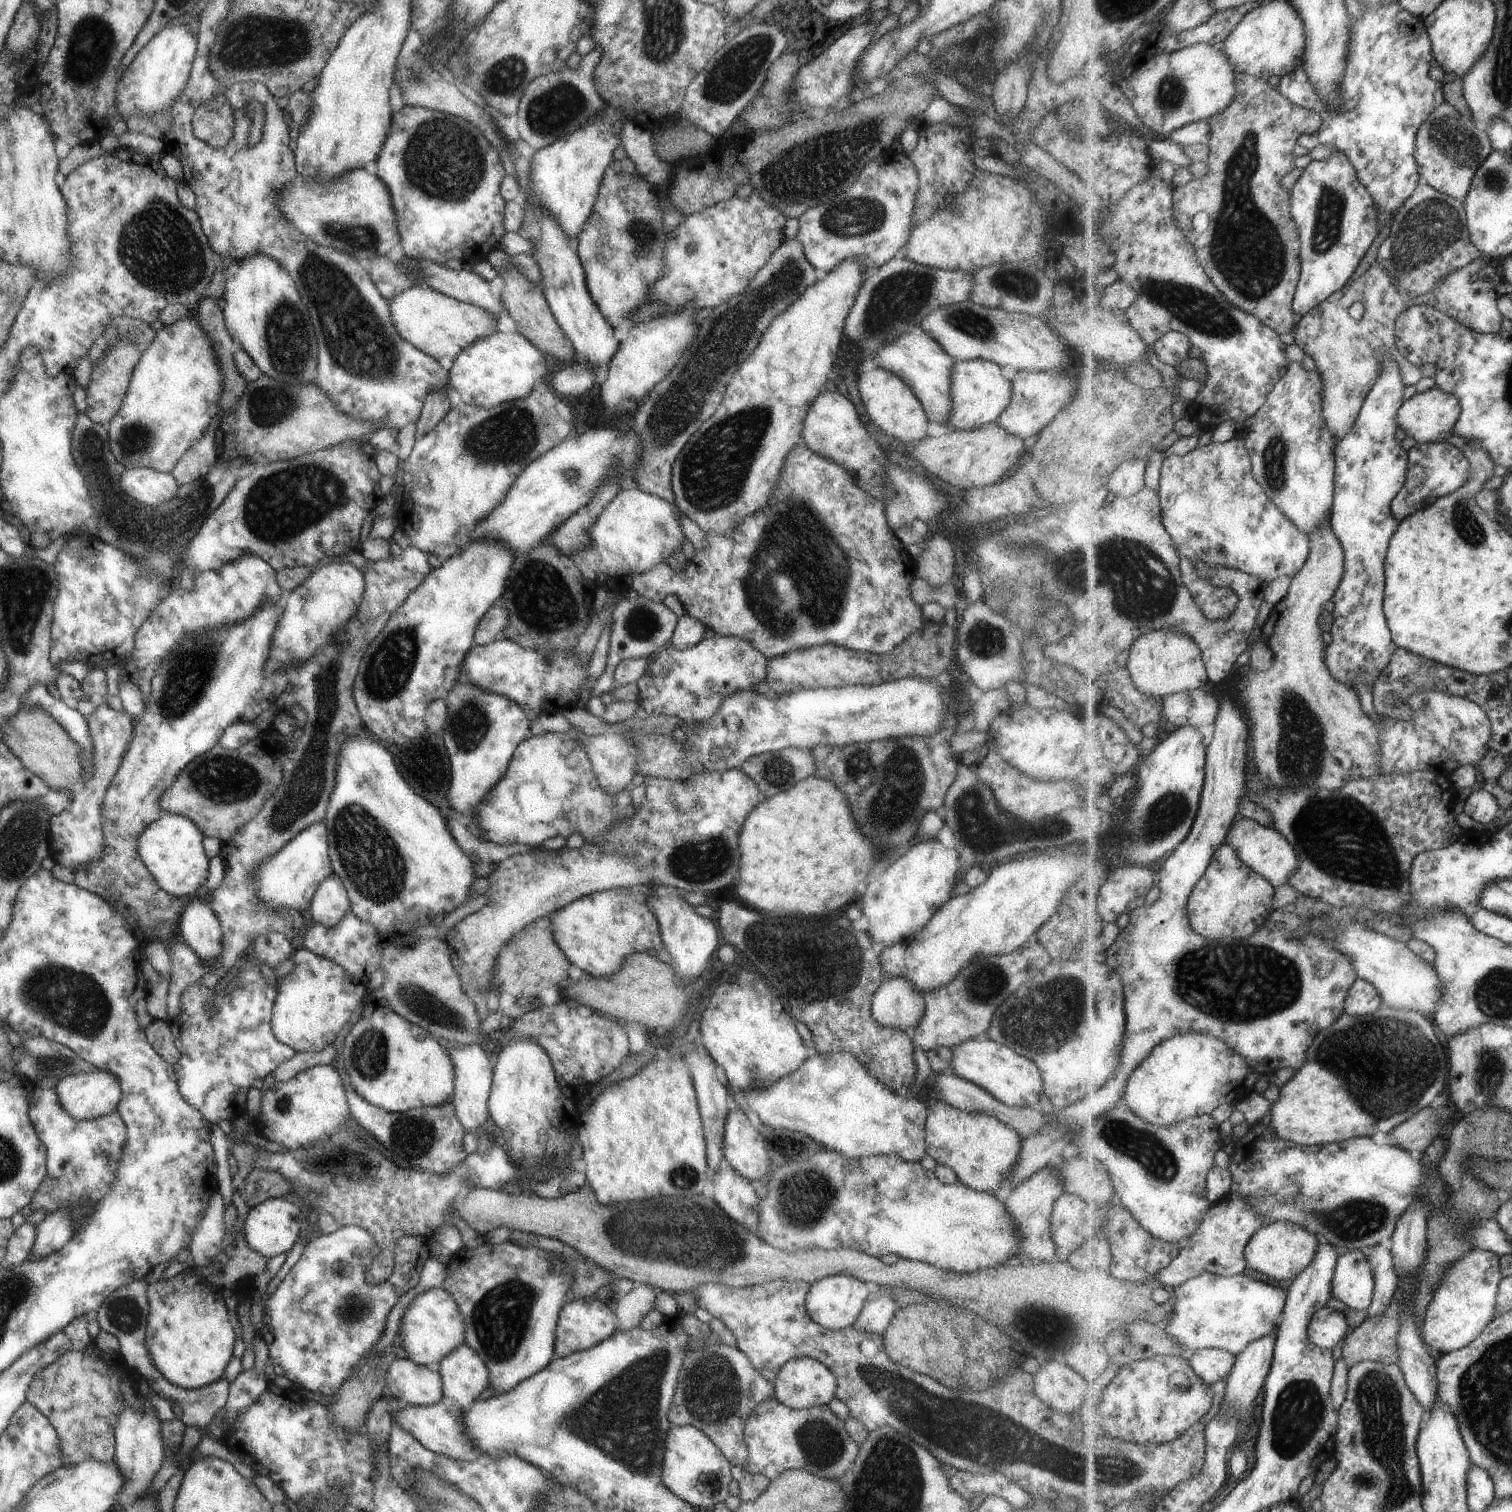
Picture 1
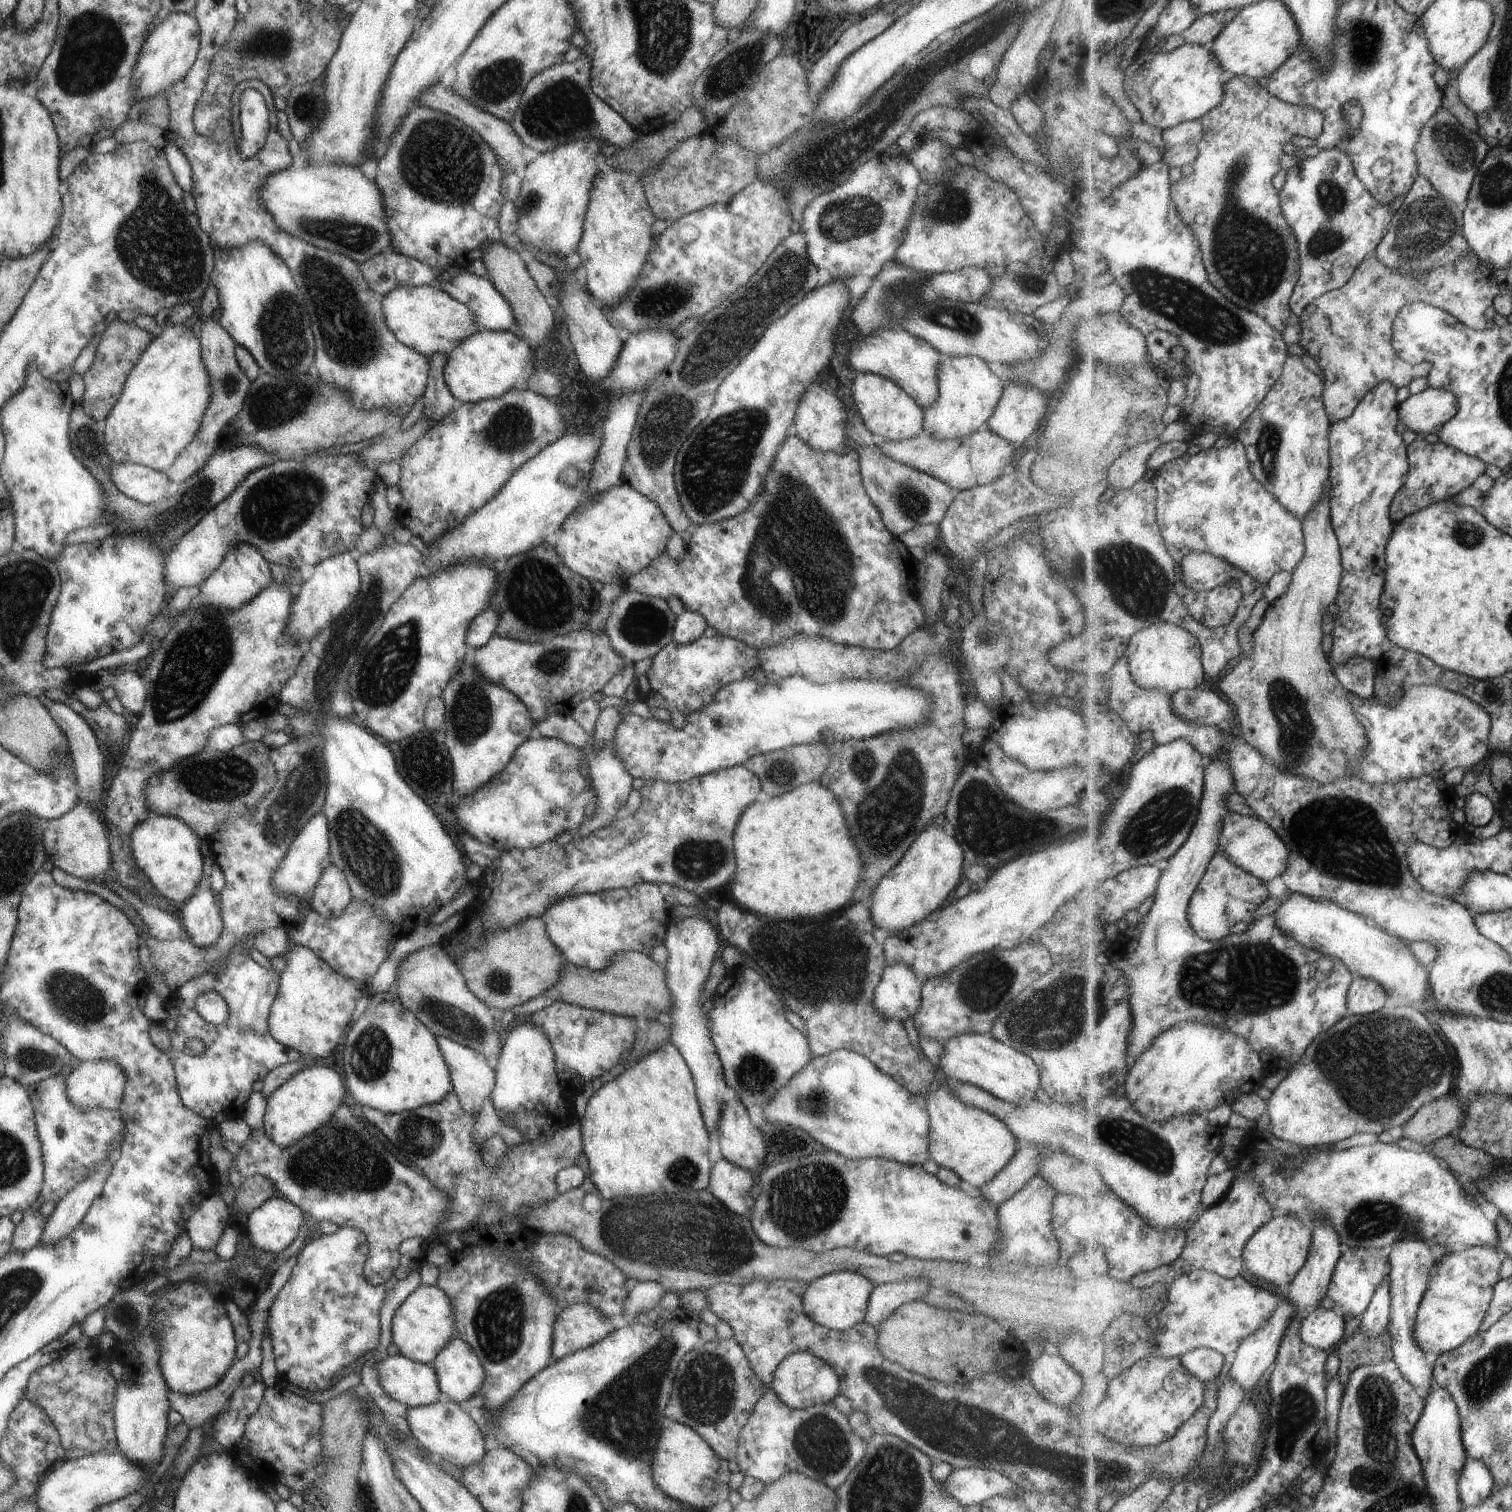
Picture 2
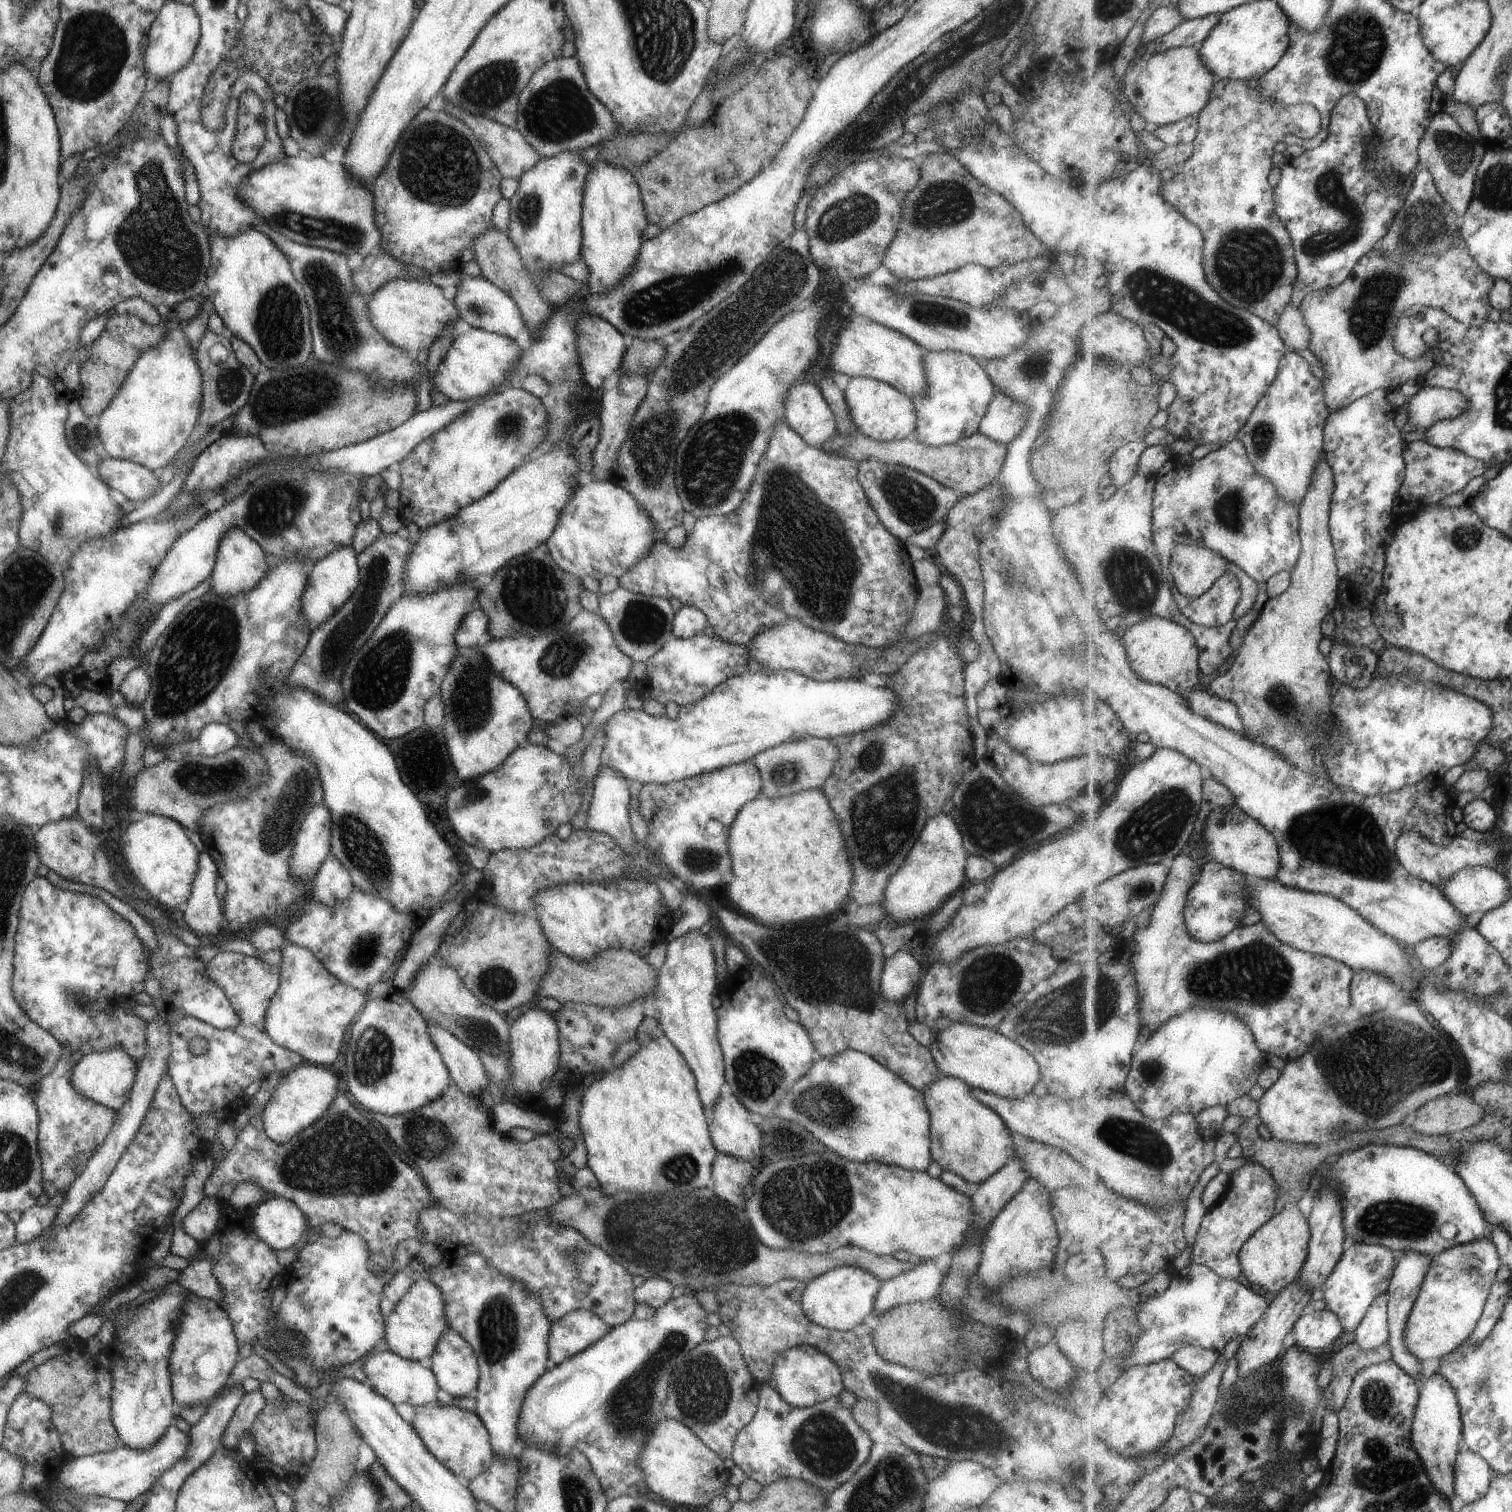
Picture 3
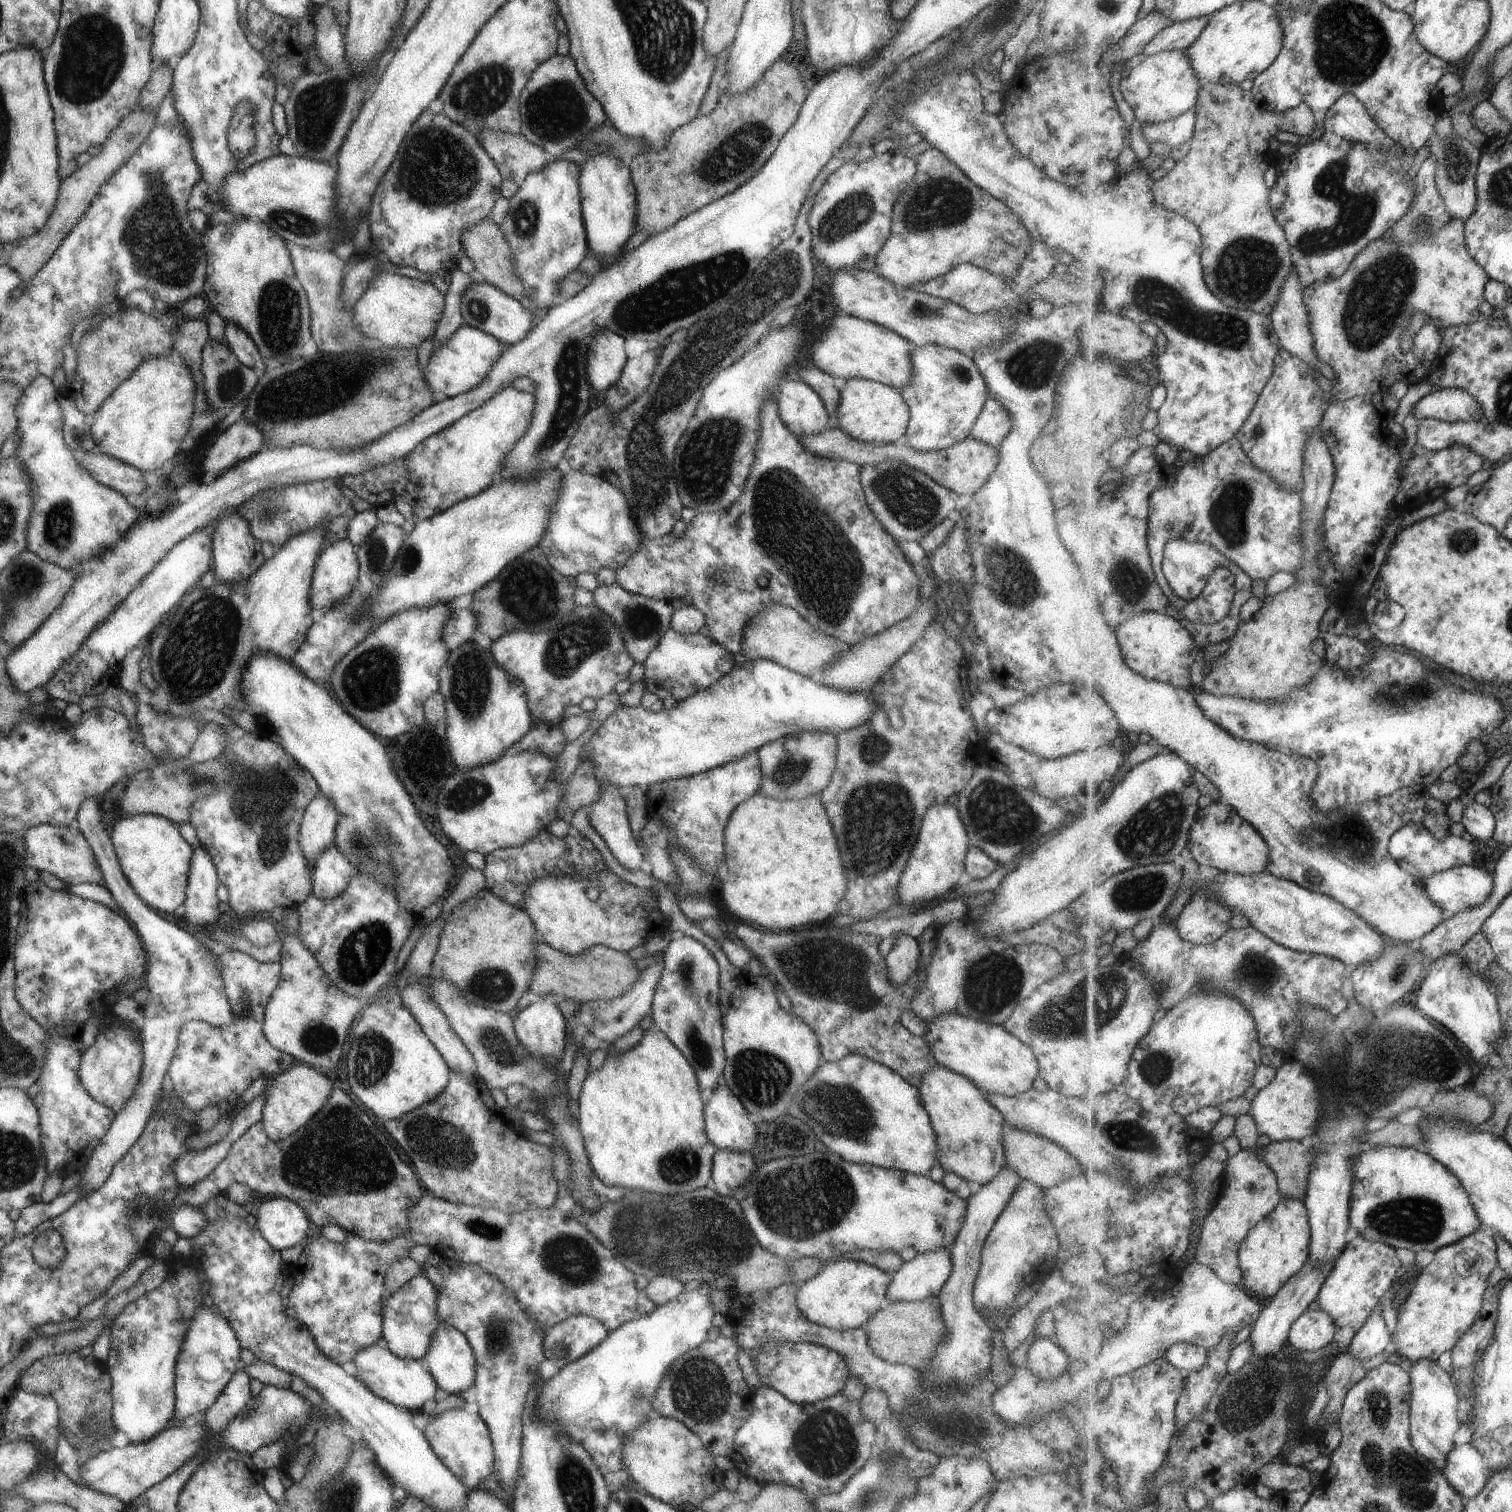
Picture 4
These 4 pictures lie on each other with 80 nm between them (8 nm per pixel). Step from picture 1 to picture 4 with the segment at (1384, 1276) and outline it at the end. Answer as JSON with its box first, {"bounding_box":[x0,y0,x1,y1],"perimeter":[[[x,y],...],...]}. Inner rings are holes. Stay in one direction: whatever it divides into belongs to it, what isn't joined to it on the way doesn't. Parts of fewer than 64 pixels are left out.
{"bounding_box":[1349,1305,1393,1360],"perimeter":[[[1379,1305],[1371,1313],[1363,1328],[1354,1336],[1349,1350],[1361,1360],[1367,1360],[1381,1354],[1389,1346],[1393,1346],[1393,1338],[1385,1318],[1384,1308]]]}

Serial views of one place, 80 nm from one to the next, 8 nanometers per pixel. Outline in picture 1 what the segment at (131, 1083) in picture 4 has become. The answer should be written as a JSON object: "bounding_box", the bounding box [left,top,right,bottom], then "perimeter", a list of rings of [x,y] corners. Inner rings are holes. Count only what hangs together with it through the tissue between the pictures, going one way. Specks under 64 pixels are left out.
{"bounding_box":[54,1066,121,1120],"perimeter":[[[94,1066],[86,1073],[64,1076],[57,1081],[54,1091],[63,1112],[75,1120],[97,1118],[115,1110],[121,1094],[116,1078],[102,1066]]]}

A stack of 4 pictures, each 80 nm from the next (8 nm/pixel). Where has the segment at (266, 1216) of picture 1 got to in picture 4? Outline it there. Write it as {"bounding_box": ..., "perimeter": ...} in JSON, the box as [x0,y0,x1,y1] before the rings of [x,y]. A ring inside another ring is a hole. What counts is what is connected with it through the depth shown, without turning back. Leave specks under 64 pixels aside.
{"bounding_box":[255,1197,309,1251],"perimeter":[[[268,1197],[258,1206],[255,1226],[269,1246],[281,1251],[290,1246],[302,1246],[309,1228],[308,1221],[306,1212],[292,1200]]]}

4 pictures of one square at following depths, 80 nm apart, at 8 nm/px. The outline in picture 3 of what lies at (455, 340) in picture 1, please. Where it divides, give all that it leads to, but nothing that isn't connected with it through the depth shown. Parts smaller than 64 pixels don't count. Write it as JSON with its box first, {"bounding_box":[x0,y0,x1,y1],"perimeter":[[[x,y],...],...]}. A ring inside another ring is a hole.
{"bounding_box":[366,279,460,355],"perimeter":[[[413,279],[388,280],[367,298],[366,313],[372,327],[396,349],[412,355],[417,354],[421,348],[426,352],[444,329],[448,325],[454,325],[460,318],[453,301],[447,300],[442,288],[430,282]]]}

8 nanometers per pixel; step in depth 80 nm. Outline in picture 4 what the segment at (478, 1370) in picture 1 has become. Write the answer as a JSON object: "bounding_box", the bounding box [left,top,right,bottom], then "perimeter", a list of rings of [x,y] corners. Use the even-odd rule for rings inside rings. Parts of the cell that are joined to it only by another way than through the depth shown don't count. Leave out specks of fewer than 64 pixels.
{"bounding_box":[423,1323,476,1394],"perimeter":[[[439,1323],[432,1336],[430,1347],[423,1355],[429,1365],[429,1372],[437,1385],[447,1394],[461,1394],[473,1384],[475,1378],[476,1358],[465,1336],[456,1328]]]}

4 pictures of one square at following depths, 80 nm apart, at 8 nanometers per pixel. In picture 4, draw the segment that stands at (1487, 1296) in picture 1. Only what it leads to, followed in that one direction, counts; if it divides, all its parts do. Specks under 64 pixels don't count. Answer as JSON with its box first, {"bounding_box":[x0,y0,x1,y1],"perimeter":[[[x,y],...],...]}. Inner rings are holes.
{"bounding_box":[1392,1230,1498,1364],"perimeter":[[[1483,1230],[1440,1248],[1416,1278],[1411,1294],[1397,1316],[1392,1333],[1396,1354],[1414,1364],[1420,1360],[1436,1361],[1441,1354],[1453,1351],[1466,1332],[1478,1322],[1486,1292],[1491,1286],[1490,1279],[1498,1268],[1496,1237],[1485,1234]]]}

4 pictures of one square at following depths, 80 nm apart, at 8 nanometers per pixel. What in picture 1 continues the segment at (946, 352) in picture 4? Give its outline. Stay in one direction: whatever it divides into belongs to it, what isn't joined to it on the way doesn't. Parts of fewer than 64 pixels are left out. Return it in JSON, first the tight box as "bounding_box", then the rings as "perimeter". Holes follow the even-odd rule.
{"bounding_box":[945,359,1011,431],"perimeter":[[[969,359],[954,361],[950,374],[950,412],[945,426],[949,425],[957,431],[976,429],[990,423],[1009,404],[1011,383],[999,371],[998,364],[983,360]]]}

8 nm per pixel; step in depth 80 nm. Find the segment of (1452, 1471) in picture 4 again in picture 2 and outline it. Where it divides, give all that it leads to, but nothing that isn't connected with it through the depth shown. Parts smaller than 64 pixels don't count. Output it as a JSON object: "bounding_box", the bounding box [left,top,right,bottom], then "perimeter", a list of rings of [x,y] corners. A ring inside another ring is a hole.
{"bounding_box":[1460,1457,1496,1507],"perimeter":[[[1467,1457],[1460,1481],[1460,1493],[1465,1507],[1483,1504],[1493,1493],[1496,1480],[1489,1467],[1479,1459]]]}

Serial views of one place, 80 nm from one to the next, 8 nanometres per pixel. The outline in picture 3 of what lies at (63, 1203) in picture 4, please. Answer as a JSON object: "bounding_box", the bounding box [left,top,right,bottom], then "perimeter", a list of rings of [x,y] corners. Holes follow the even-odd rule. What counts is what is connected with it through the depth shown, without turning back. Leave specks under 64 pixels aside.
{"bounding_box":[14,1205,57,1243],"perimeter":[[[47,1205],[30,1206],[20,1214],[17,1223],[14,1224],[14,1242],[28,1243],[42,1233],[44,1228],[51,1226],[57,1212],[57,1207]]]}

